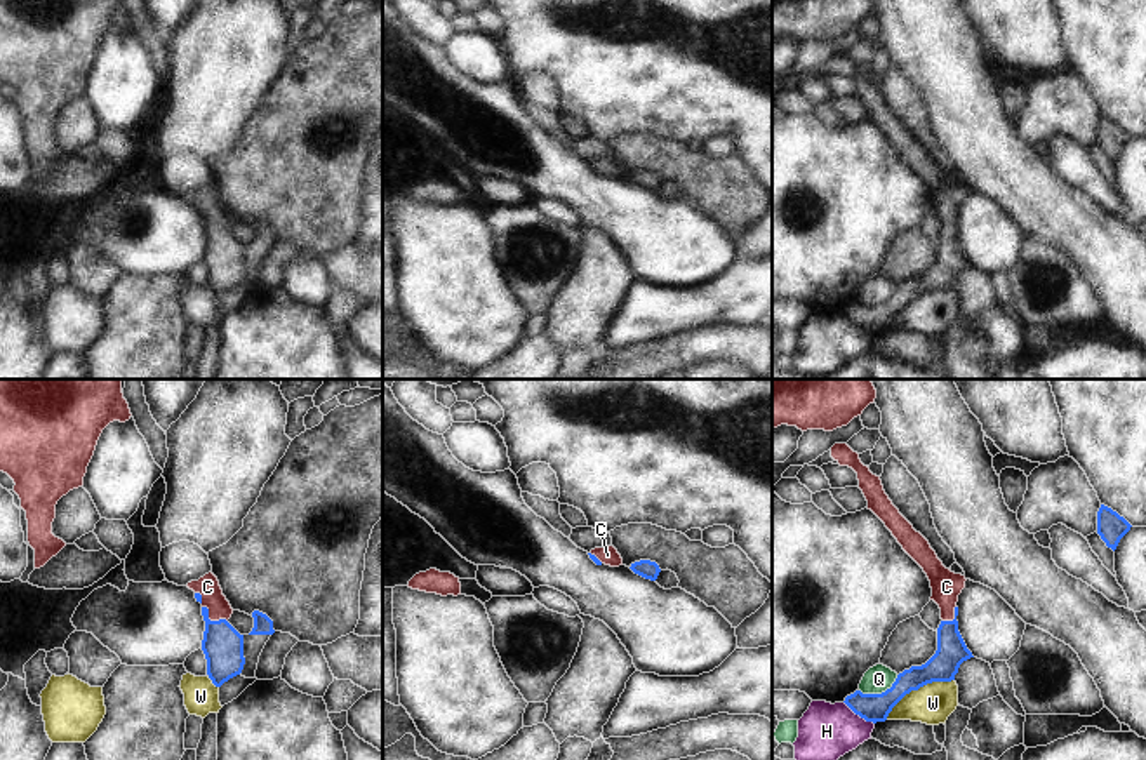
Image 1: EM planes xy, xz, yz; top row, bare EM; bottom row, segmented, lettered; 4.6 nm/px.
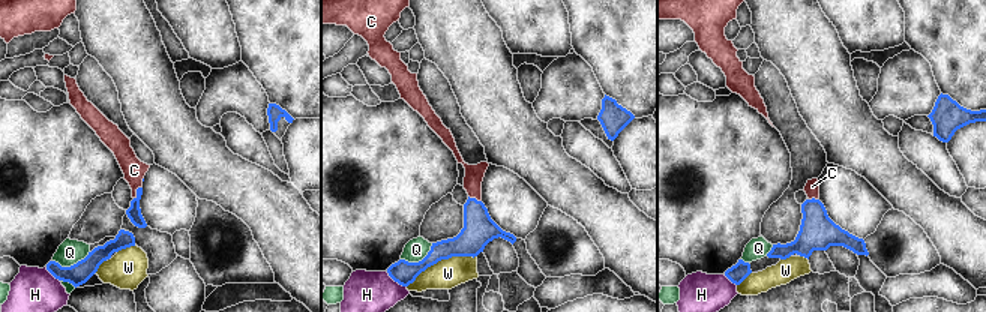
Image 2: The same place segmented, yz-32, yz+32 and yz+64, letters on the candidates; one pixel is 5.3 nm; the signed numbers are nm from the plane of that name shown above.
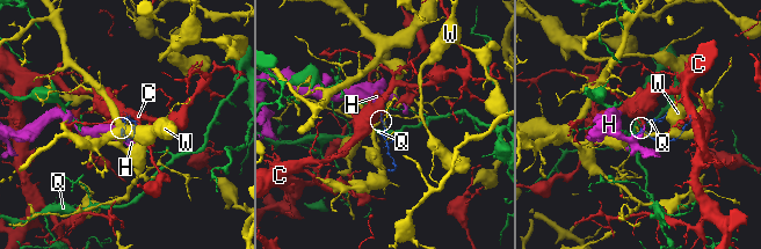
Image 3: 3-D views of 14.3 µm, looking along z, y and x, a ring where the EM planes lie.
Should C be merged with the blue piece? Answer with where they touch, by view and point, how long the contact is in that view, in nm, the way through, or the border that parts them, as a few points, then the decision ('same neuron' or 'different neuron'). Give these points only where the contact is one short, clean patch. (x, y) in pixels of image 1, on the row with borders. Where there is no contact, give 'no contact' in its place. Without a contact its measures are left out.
contact xy (209, 620); length 140 nm; way xy (223, 646), (218, 628), (209, 620), (207, 586); same neuron

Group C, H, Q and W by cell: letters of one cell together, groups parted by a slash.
C / H / Q / W

